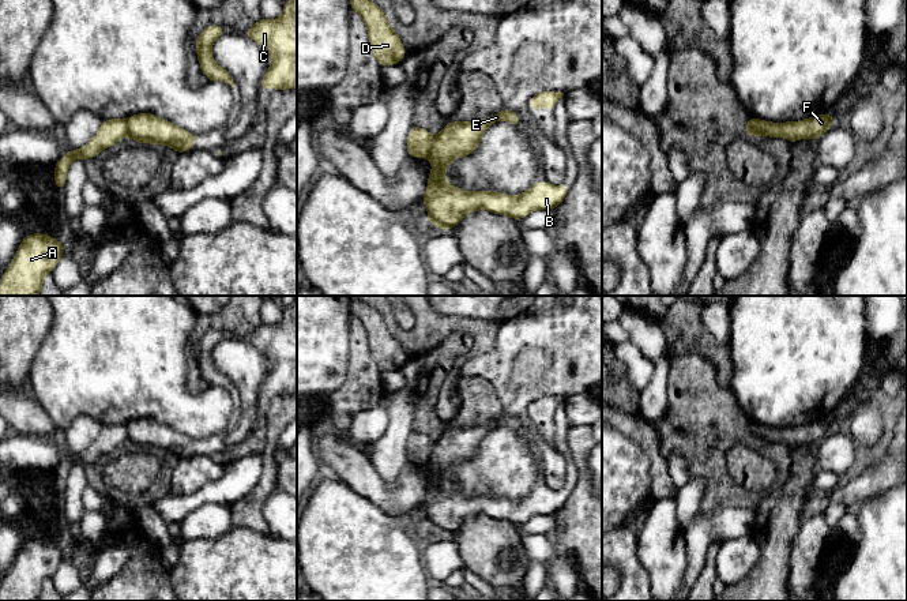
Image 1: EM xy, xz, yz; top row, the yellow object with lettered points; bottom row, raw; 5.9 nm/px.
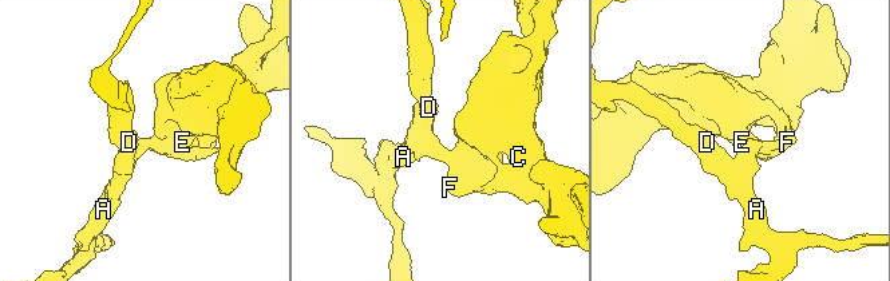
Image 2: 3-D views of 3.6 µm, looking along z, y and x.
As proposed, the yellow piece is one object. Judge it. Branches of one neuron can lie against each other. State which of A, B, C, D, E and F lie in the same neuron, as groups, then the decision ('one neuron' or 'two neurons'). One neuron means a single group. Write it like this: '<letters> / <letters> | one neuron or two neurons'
A D / B C E F | two neurons

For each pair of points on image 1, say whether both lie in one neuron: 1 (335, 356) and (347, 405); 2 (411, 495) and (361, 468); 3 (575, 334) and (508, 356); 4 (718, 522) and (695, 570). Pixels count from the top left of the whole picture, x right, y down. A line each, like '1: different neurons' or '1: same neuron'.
1: different neurons
2: same neuron
3: same neuron
4: same neuron

